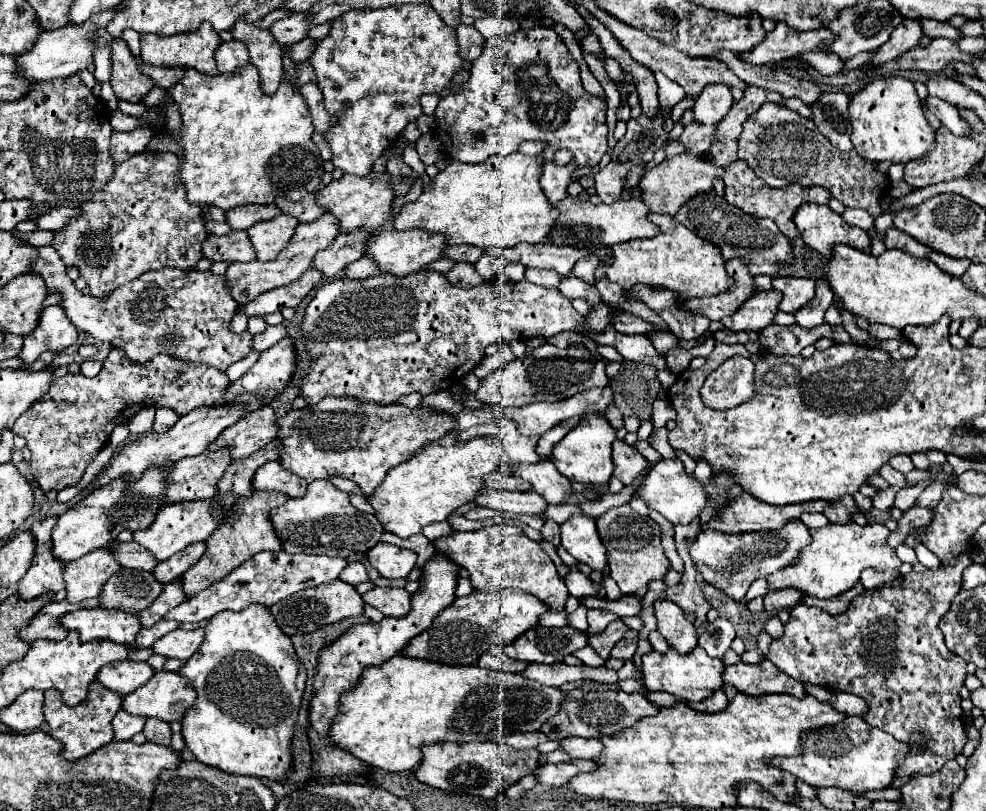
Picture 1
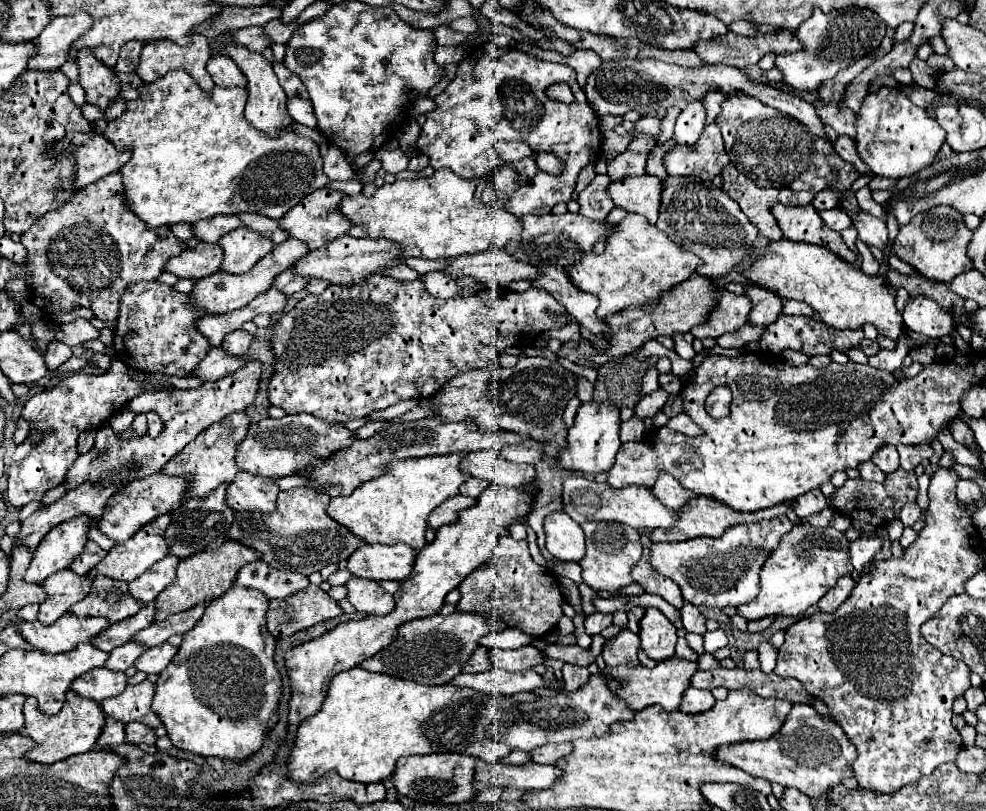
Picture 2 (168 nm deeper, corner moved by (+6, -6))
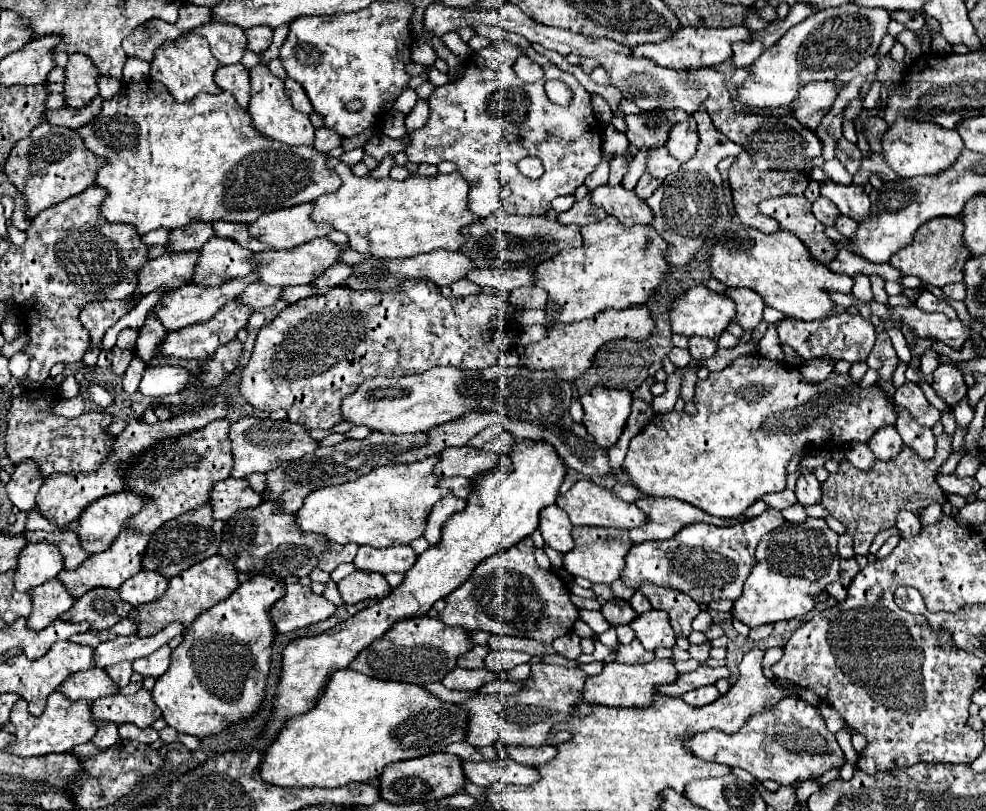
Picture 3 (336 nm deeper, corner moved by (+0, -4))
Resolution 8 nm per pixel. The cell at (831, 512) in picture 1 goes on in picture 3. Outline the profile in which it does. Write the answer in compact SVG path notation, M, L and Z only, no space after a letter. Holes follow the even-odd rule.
M802 473L796 481L796 499L802 505L814 505L820 501L820 483L812 473Z

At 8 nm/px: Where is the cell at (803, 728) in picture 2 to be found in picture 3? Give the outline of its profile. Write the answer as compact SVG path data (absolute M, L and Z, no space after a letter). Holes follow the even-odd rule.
M786 697L764 713L748 719L748 725L736 733L720 733L710 729L692 735L684 747L692 755L728 767L740 767L758 781L776 781L778 785L792 785L794 781L818 779L832 767L844 765L844 753L838 747L834 733L826 729L818 709L798 697Z

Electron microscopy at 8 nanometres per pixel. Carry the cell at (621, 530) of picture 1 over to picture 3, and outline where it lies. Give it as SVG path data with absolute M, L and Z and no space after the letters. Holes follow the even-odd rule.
M574 527L572 529L574 547L562 555L562 567L574 577L584 577L592 583L612 583L620 579L620 571L624 569L624 557L632 547L626 529L612 527Z

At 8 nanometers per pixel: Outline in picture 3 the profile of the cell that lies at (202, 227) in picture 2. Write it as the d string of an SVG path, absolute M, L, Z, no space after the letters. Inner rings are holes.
M194 221L192 225L174 229L168 235L166 249L168 253L184 253L184 251L198 251L210 237L214 235L210 223Z

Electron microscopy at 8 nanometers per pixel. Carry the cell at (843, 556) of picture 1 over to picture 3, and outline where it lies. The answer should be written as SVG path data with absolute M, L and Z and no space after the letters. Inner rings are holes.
M806 519L802 523L786 521L780 529L764 535L756 547L756 565L744 581L744 593L734 601L732 617L748 627L758 627L806 615L814 607L812 597L840 575L836 541L838 533L822 519Z

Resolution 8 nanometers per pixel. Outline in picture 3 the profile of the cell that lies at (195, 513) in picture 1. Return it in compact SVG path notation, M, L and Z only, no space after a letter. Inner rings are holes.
M124 529L116 541L112 541L112 545L102 551L102 553L96 553L92 557L88 557L88 561L84 561L84 565L68 571L68 569L62 569L56 579L60 579L60 583L64 583L64 587L72 593L74 599L80 599L86 591L90 589L96 589L96 587L108 587L108 589L118 589L128 577L136 575L142 567L142 555L144 555L144 549L148 545L148 535L142 535L142 533L134 533L130 529Z

